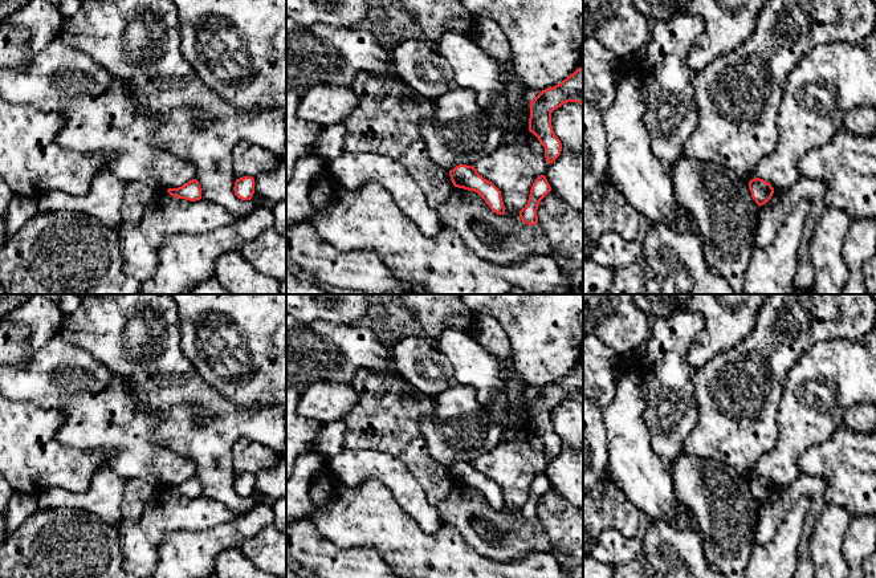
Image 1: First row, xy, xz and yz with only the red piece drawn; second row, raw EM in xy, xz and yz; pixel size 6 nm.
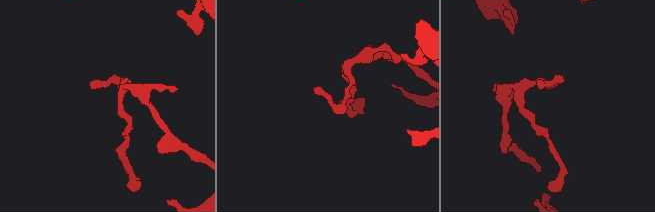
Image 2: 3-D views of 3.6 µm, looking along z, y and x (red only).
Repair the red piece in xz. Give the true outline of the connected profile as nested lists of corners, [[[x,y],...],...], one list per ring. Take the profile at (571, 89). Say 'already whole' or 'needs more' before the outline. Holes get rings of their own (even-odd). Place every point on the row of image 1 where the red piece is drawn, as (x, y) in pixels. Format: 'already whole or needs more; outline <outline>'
already whole; outline [[[578,68],[561,84],[547,87],[530,101],[529,131],[545,147],[545,158],[550,164],[562,151],[562,143],[551,126],[551,113],[567,102],[583,103],[583,68]]]

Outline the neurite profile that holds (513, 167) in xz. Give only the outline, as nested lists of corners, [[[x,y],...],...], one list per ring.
[[[521,131],[512,142],[504,142],[496,151],[484,156],[476,166],[477,172],[492,182],[500,191],[508,211],[518,212],[527,204],[534,180],[545,175],[549,163],[545,158],[545,147],[538,138],[527,131]]]

